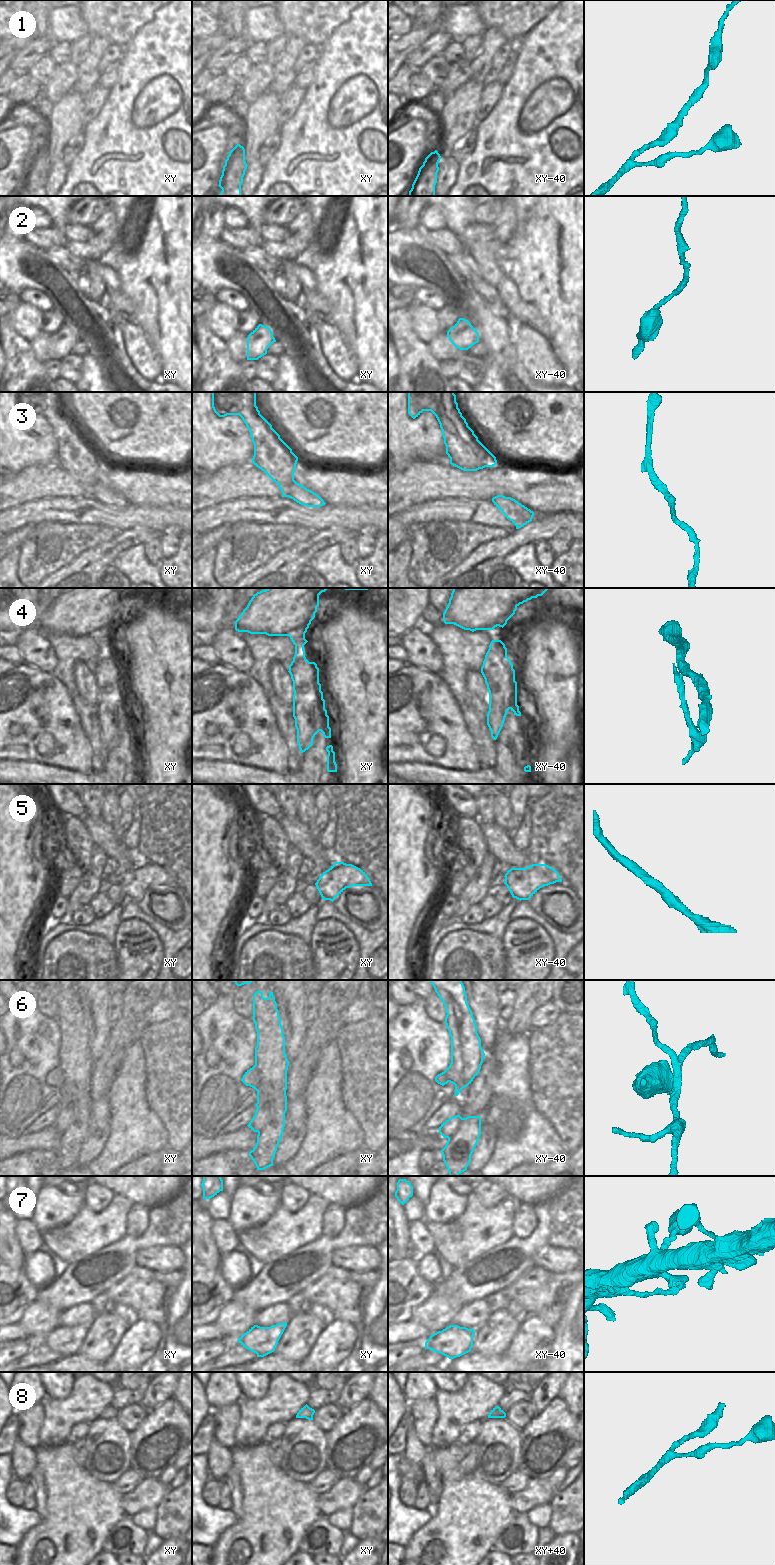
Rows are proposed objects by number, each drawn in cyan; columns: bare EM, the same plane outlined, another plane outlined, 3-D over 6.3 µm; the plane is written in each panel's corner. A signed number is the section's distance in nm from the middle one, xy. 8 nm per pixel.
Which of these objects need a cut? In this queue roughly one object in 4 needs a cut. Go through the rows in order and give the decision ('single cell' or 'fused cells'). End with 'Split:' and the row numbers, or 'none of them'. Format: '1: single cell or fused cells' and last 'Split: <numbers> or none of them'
1: single cell
2: single cell
3: single cell
4: fused cells
5: single cell
6: fused cells
7: fused cells
8: single cell
Split: 4, 6, 7

